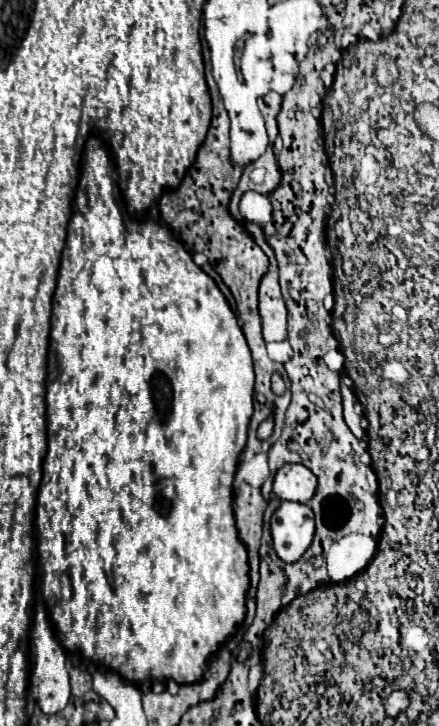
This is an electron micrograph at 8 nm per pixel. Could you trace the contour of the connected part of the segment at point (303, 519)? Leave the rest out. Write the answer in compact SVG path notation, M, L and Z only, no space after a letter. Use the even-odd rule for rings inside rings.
M282 501L270 519L272 545L284 563L298 561L314 537L314 513L308 505Z

